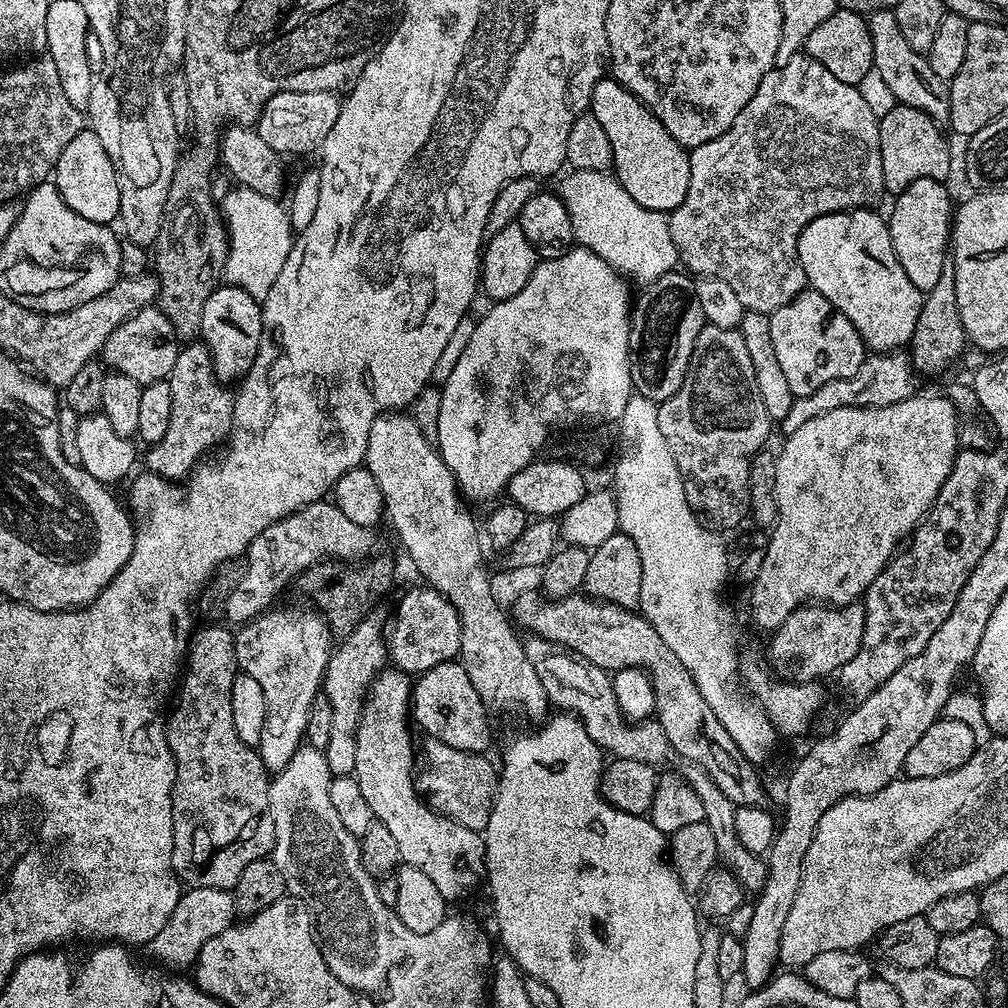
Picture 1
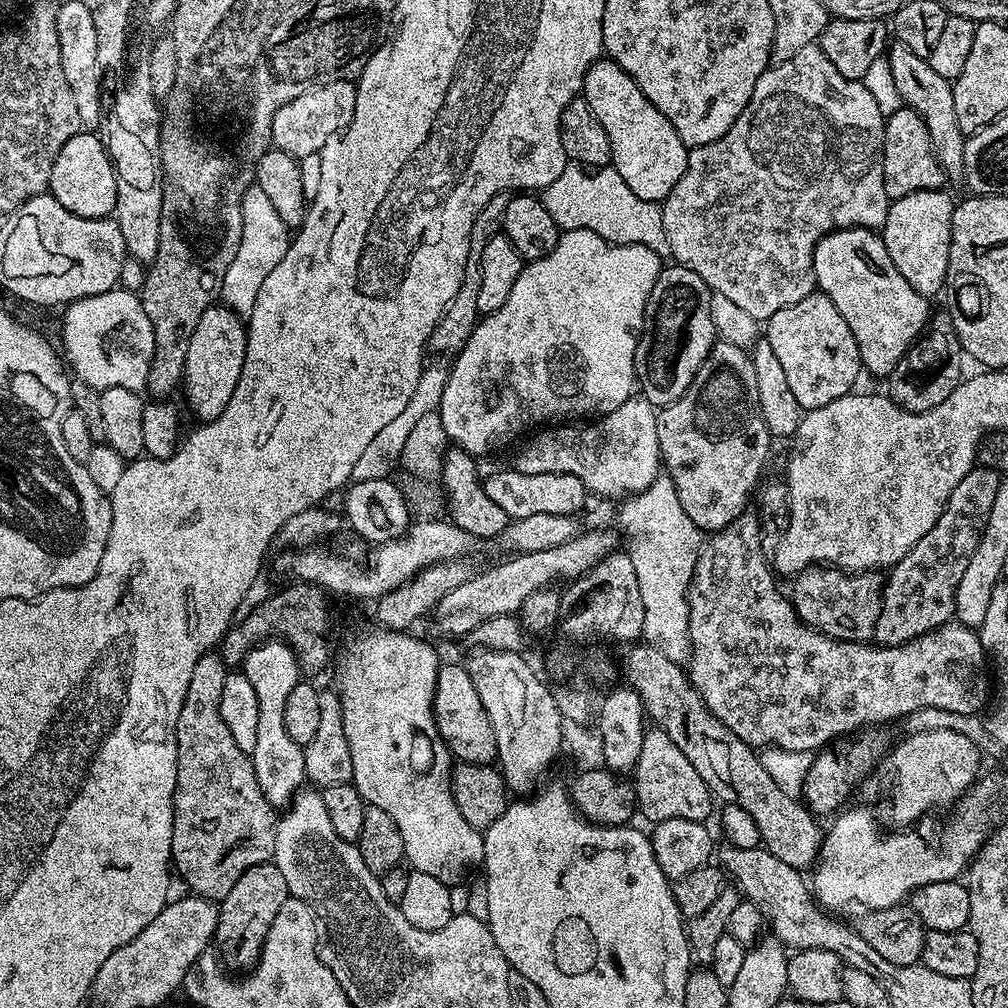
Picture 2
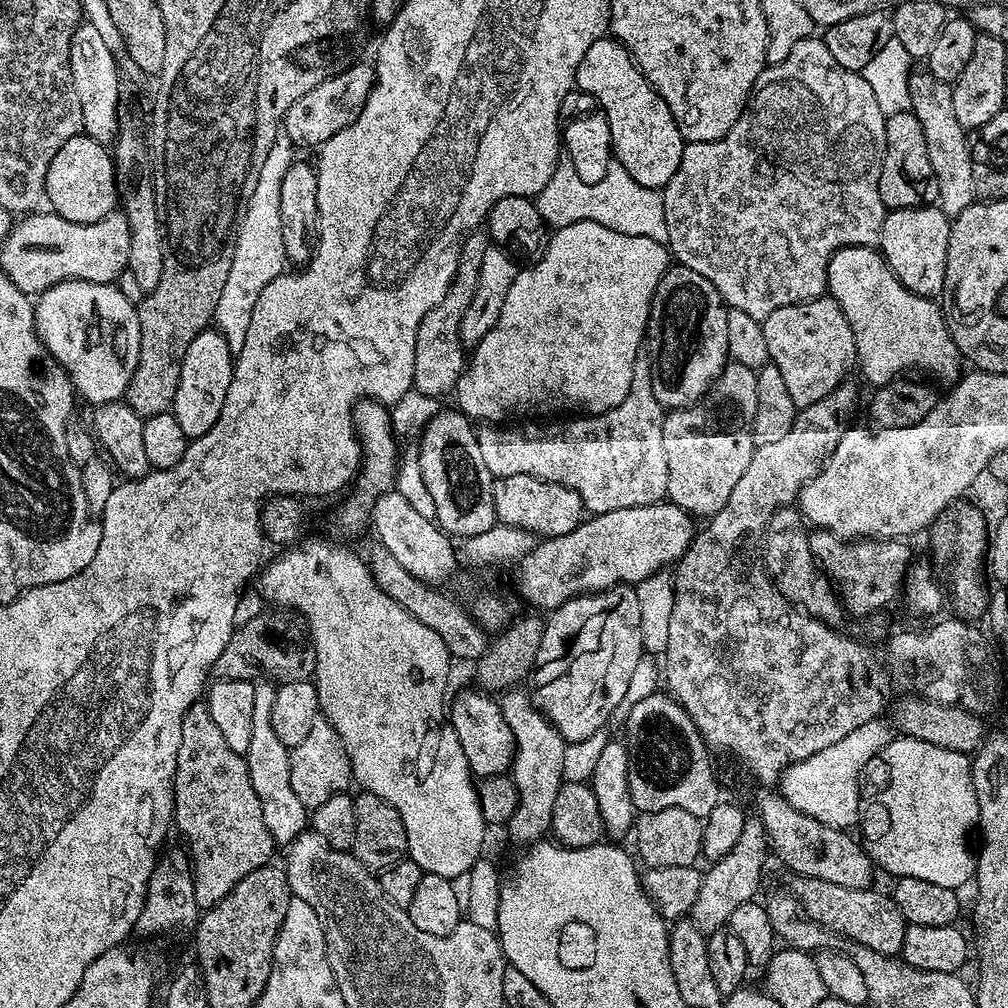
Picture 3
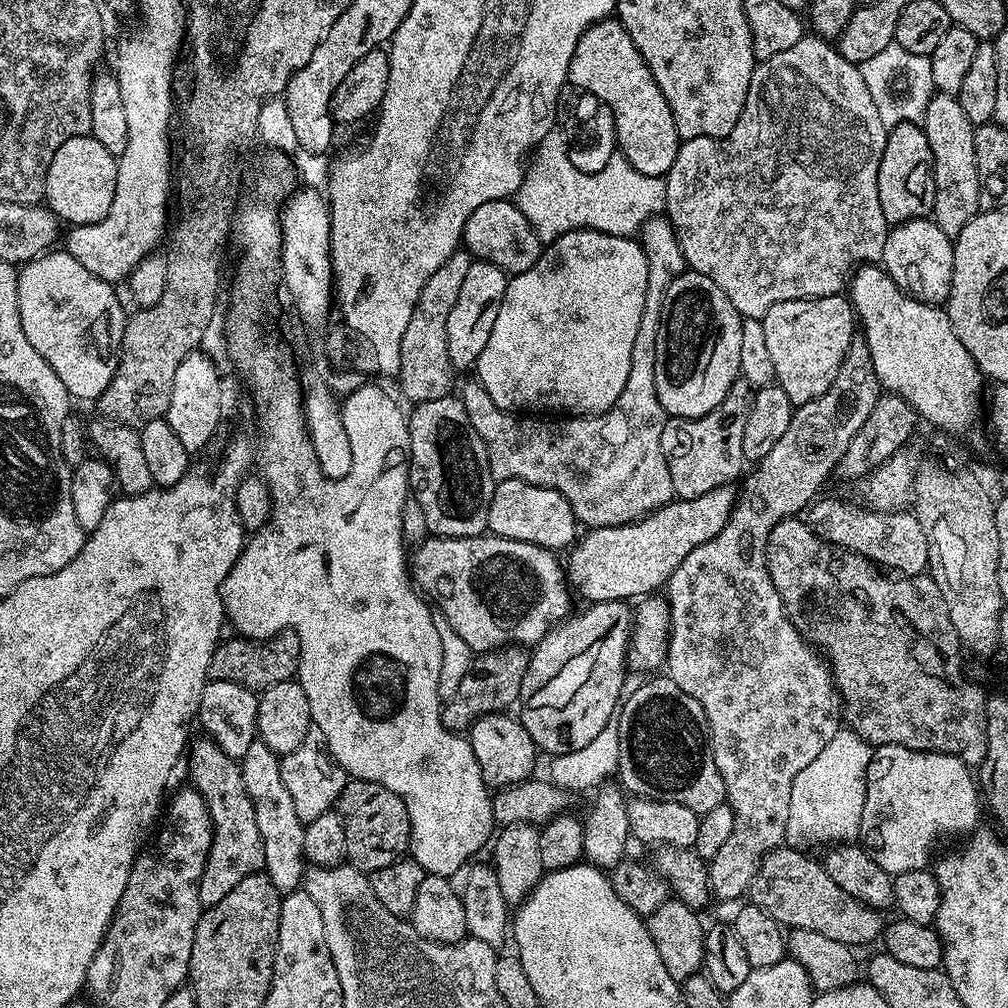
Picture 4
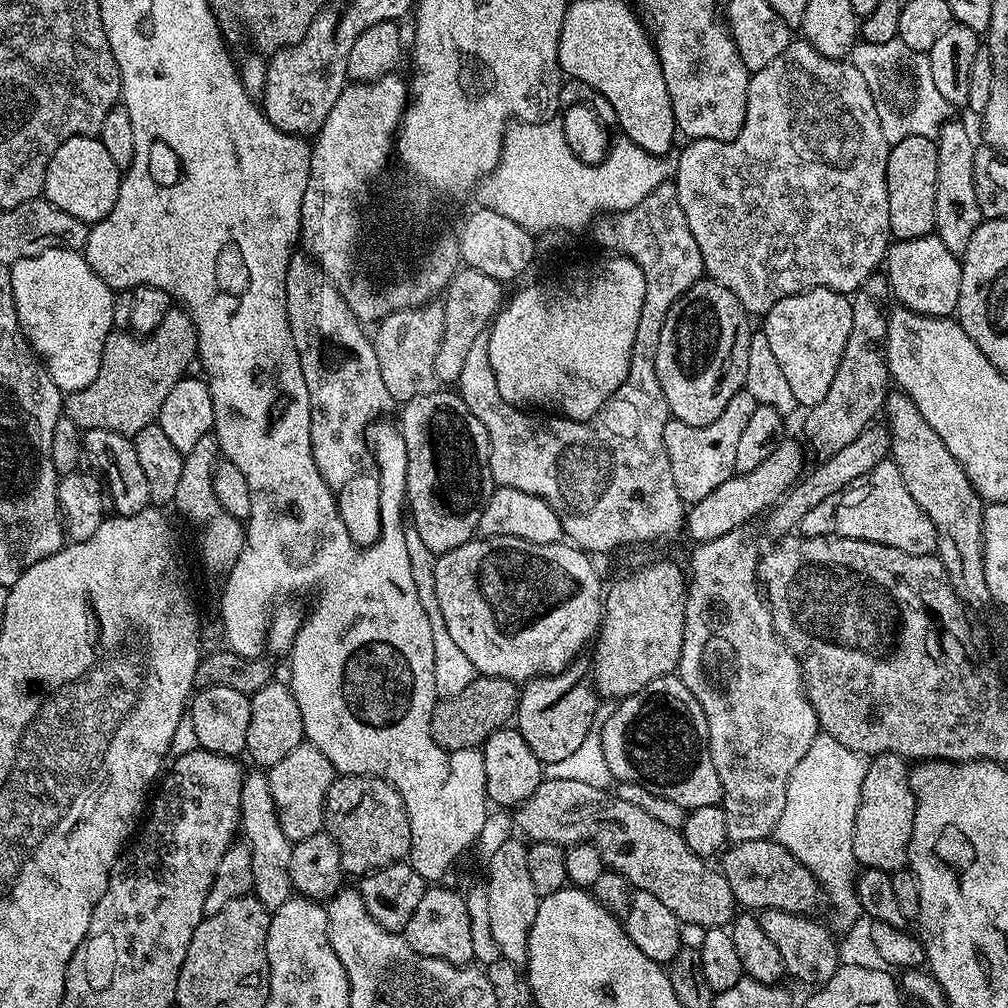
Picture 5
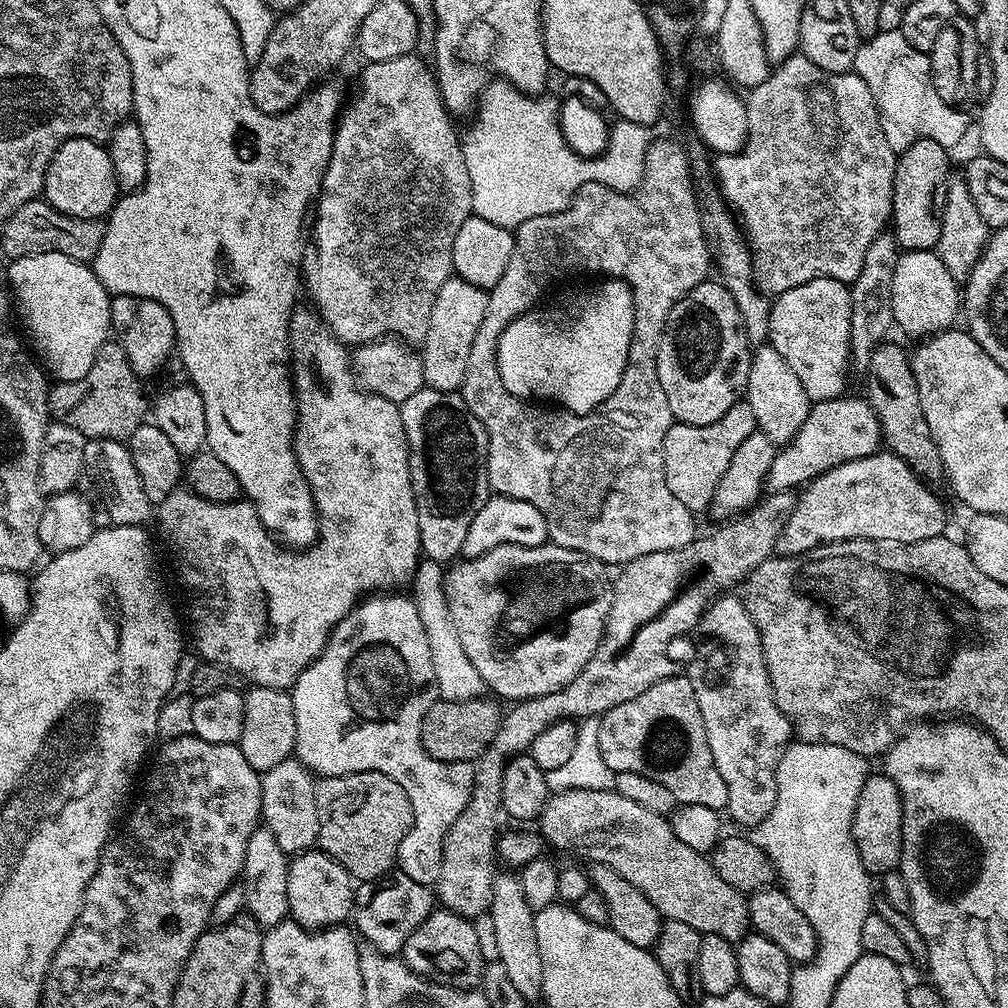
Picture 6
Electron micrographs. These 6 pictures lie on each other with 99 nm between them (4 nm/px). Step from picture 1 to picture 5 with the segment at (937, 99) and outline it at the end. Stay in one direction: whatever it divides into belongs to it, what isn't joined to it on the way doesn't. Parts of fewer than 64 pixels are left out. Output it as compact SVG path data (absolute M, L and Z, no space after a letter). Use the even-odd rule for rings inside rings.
M955 118L949 119L935 137L938 150L938 186L934 194L934 234L940 239L946 250L963 254L970 246L970 237L984 220L982 210L978 210L978 194L974 194L974 154L978 147L972 141L968 128L959 124Z

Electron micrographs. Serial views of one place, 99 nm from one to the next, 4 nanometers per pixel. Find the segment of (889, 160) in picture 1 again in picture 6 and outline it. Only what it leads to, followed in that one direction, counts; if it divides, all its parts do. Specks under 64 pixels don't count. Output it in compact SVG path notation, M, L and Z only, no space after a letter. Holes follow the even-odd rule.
M919 140L896 157L892 191L891 235L905 252L933 251L942 234L942 210L948 193L949 149L933 140Z

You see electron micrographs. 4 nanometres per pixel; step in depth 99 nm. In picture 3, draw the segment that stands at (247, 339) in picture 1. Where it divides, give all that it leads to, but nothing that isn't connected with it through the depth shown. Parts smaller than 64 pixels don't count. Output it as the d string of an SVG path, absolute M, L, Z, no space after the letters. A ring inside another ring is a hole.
M215 327L205 328L194 338L194 342L190 342L186 358L182 358L182 374L170 409L182 426L182 434L186 434L189 441L206 434L206 430L218 422L218 414L222 414L222 406L226 402L226 390L230 390L233 363L234 353Z

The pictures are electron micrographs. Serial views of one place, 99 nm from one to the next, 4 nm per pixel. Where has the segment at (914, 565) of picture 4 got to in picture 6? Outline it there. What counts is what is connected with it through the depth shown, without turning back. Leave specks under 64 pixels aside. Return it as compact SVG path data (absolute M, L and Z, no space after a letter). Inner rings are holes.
M887 450L834 466L803 489L804 497L801 495L797 499L776 543L776 552L781 556L797 556L817 548L819 544L833 544L839 540L885 540L913 544L945 535L944 508L927 487L931 488L906 461Z

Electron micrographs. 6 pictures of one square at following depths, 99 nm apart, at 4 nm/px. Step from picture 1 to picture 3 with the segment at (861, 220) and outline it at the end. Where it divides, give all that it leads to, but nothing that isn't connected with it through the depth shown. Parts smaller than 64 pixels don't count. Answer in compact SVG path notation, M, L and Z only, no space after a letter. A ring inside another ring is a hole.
M854 246L835 252L830 258L826 292L842 306L842 314L850 322L858 372L860 368L872 386L889 384L905 374L933 376L928 378L941 380L946 386L960 379L962 357L948 332L941 305L906 290L876 248Z

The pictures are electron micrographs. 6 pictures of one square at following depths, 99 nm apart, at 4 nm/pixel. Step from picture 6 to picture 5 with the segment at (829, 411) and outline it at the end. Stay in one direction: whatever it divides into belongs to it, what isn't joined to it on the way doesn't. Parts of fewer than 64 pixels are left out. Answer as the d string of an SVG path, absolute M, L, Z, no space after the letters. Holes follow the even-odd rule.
M791 438L781 440L774 450L774 454L770 454L770 458L758 462L758 466L754 466L754 470L732 475L729 480L722 482L722 486L718 486L718 490L706 494L706 498L691 505L686 512L686 533L688 532L692 542L713 540L722 538L722 534L740 532L743 524L750 523L759 512L767 513L805 471L805 449L802 447L801 441L797 440L791 440Z

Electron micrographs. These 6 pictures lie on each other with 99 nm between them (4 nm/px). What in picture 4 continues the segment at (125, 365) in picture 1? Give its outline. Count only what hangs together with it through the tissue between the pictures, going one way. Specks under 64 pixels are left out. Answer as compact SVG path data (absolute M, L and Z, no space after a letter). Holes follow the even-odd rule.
M49 250L43 256L29 260L19 269L18 282L18 314L22 318L22 330L26 339L46 362L62 378L62 386L66 386L69 397L80 400L99 401L100 396L110 386L120 364L120 350L124 343L124 321L126 314L122 306L118 306L115 287L109 281L98 278L78 262L66 250Z

